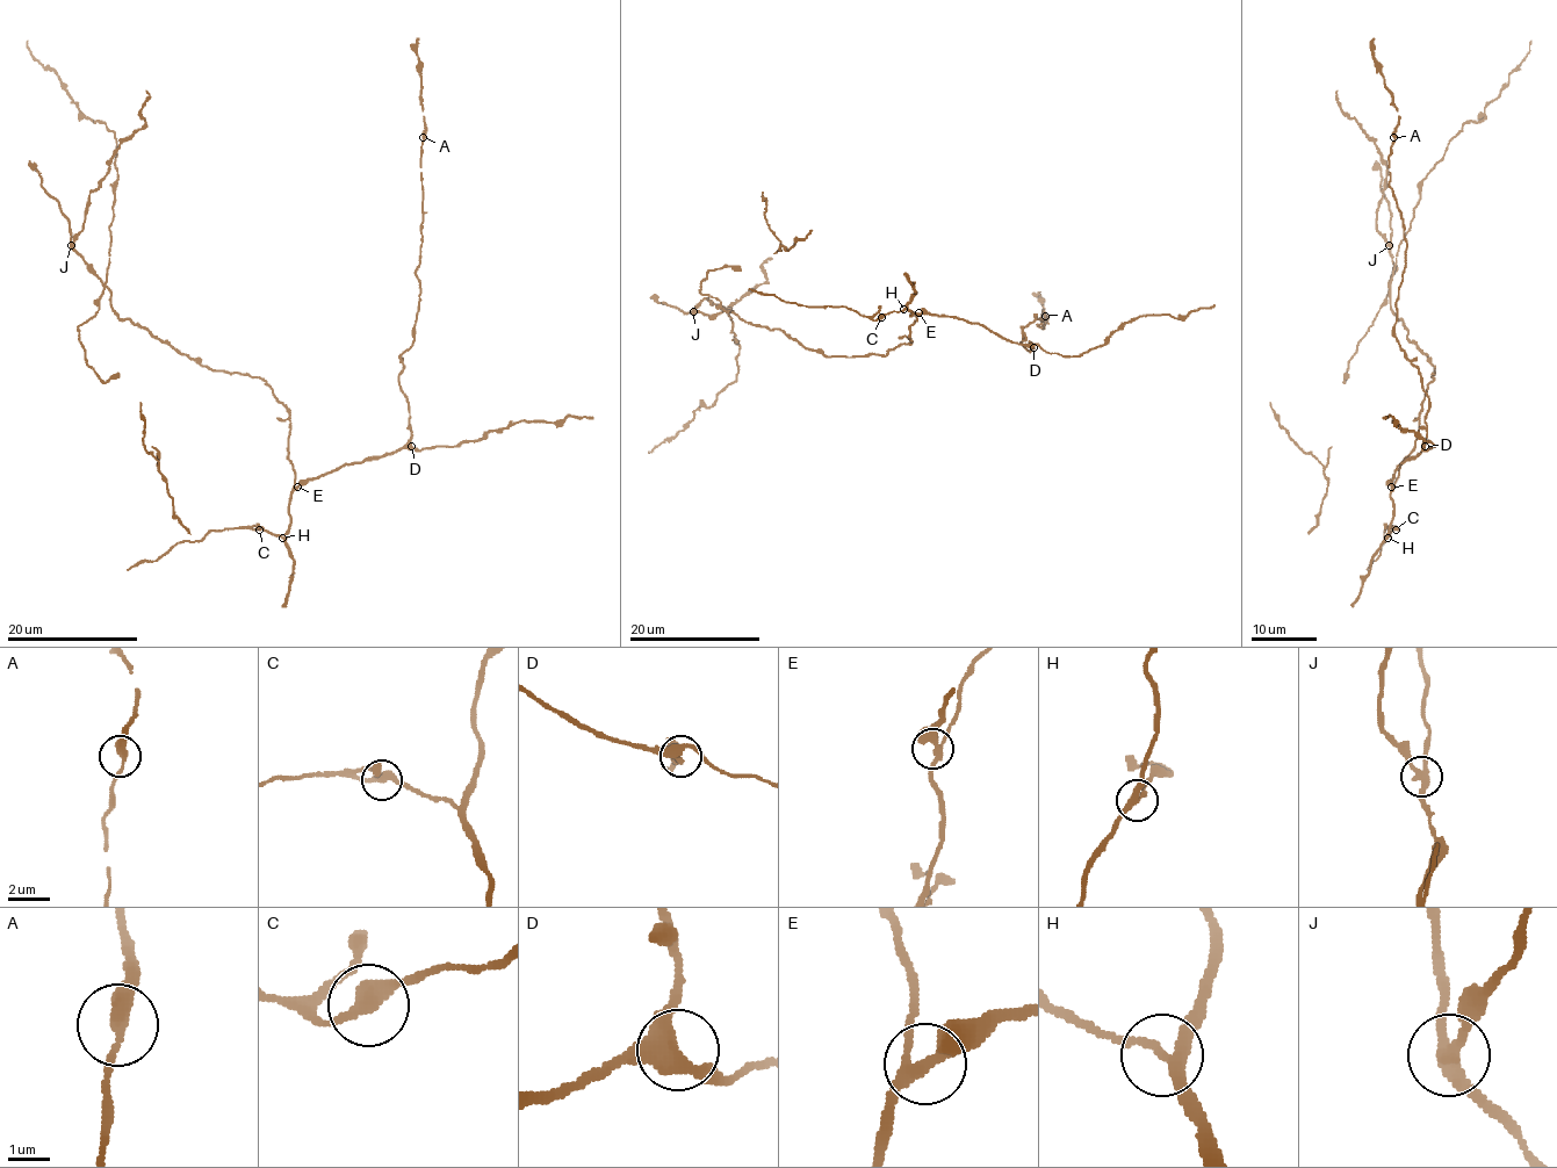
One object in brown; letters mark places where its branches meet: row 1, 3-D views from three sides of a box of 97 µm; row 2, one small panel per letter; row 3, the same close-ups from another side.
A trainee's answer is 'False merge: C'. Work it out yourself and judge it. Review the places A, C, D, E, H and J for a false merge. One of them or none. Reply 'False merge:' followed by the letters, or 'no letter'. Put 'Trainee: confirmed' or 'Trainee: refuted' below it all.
False merge: J
Trainee: refuted

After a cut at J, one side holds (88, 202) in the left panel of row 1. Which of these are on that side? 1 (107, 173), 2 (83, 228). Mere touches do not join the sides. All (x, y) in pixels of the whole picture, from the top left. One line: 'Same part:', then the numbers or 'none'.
Same part: 1, 2

